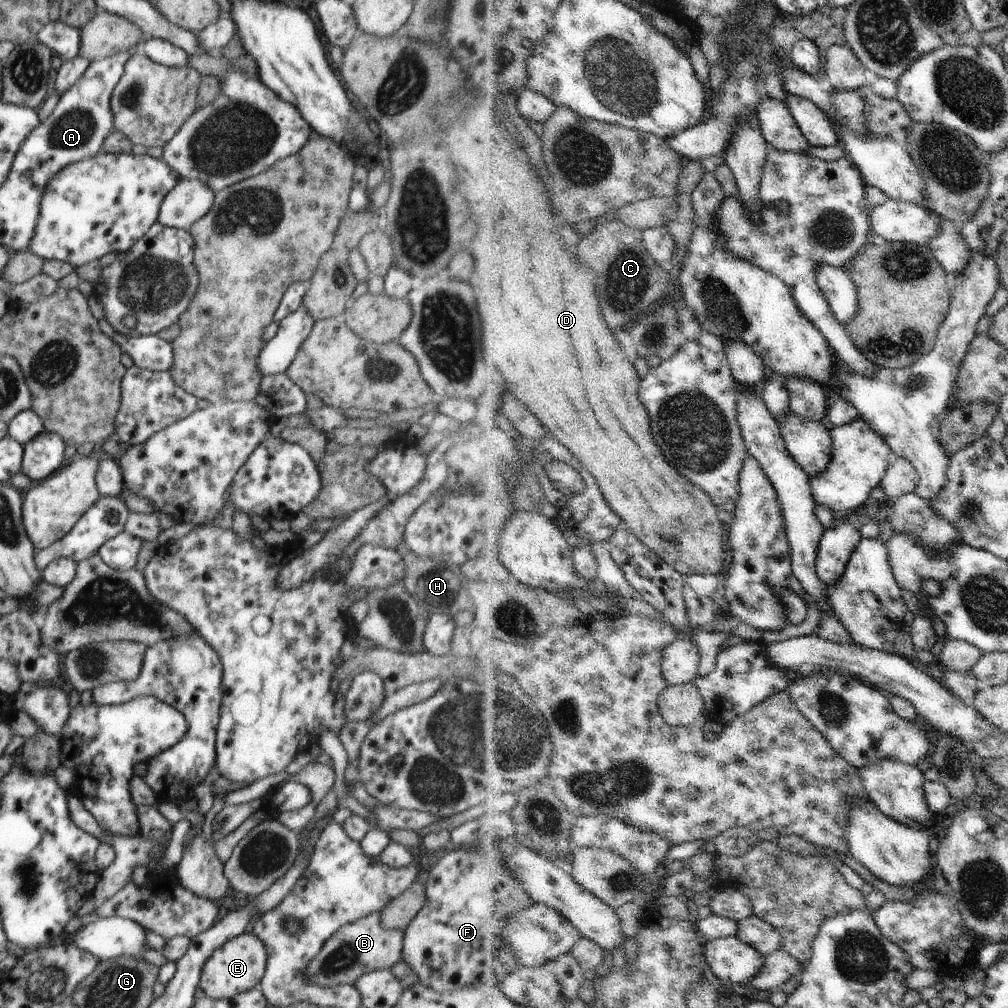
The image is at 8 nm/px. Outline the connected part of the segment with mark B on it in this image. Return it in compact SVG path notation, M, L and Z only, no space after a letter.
M372 912L335 932L324 943L314 960L308 962L304 976L308 976L308 982L316 986L354 985L365 972L390 969L403 960L403 934L402 928L384 928L381 912Z

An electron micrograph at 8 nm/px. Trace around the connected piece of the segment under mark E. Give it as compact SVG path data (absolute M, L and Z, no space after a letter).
M246 930L236 938L227 940L212 953L203 966L199 987L202 988L206 997L233 999L236 995L258 986L265 973L267 958L268 952L262 940L254 932Z

